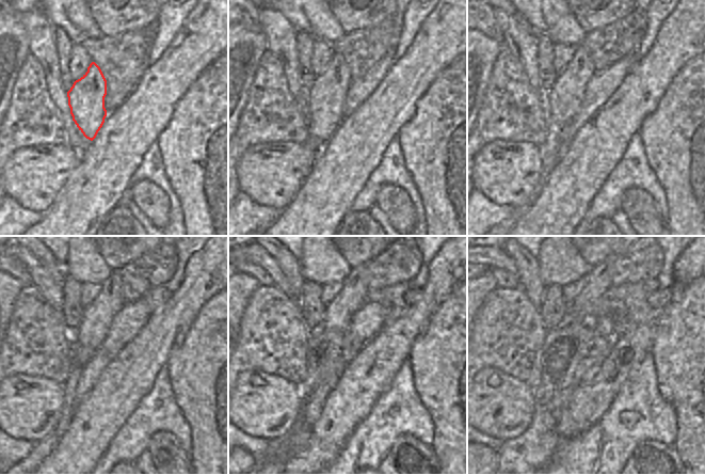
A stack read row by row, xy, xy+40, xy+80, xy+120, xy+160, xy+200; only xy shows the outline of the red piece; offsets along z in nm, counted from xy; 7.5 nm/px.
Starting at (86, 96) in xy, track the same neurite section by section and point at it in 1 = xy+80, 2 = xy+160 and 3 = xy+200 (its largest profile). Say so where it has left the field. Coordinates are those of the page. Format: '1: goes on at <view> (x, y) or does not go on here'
1: goes on at xy+80 (564, 98)
2: goes on at xy+160 (353, 294)
3: goes on at xy+200 (598, 278)

